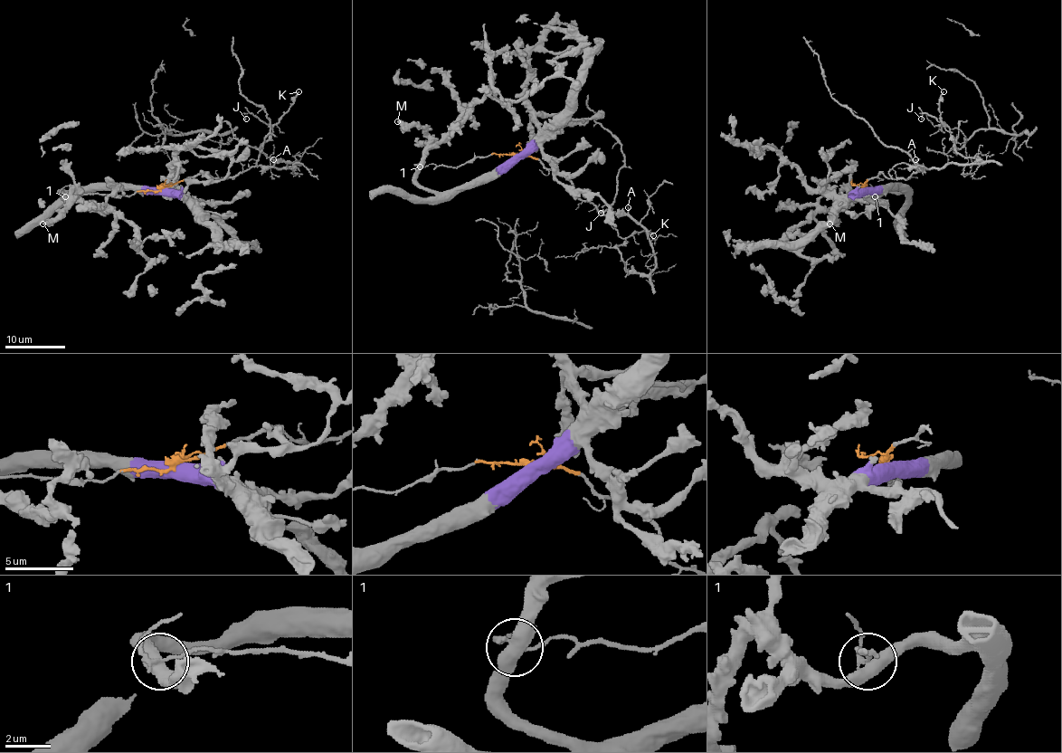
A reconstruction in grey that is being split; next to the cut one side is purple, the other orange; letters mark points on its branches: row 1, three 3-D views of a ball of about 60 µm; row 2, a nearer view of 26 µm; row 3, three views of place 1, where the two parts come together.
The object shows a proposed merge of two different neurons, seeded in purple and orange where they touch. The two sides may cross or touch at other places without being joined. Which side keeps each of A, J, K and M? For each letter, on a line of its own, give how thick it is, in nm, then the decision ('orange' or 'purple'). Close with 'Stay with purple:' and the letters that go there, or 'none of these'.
A: calibre 120 nm; orange
J: calibre 90 nm; orange
K: calibre 180 nm; orange
M: calibre 440 nm; purple
Stay with purple: M

